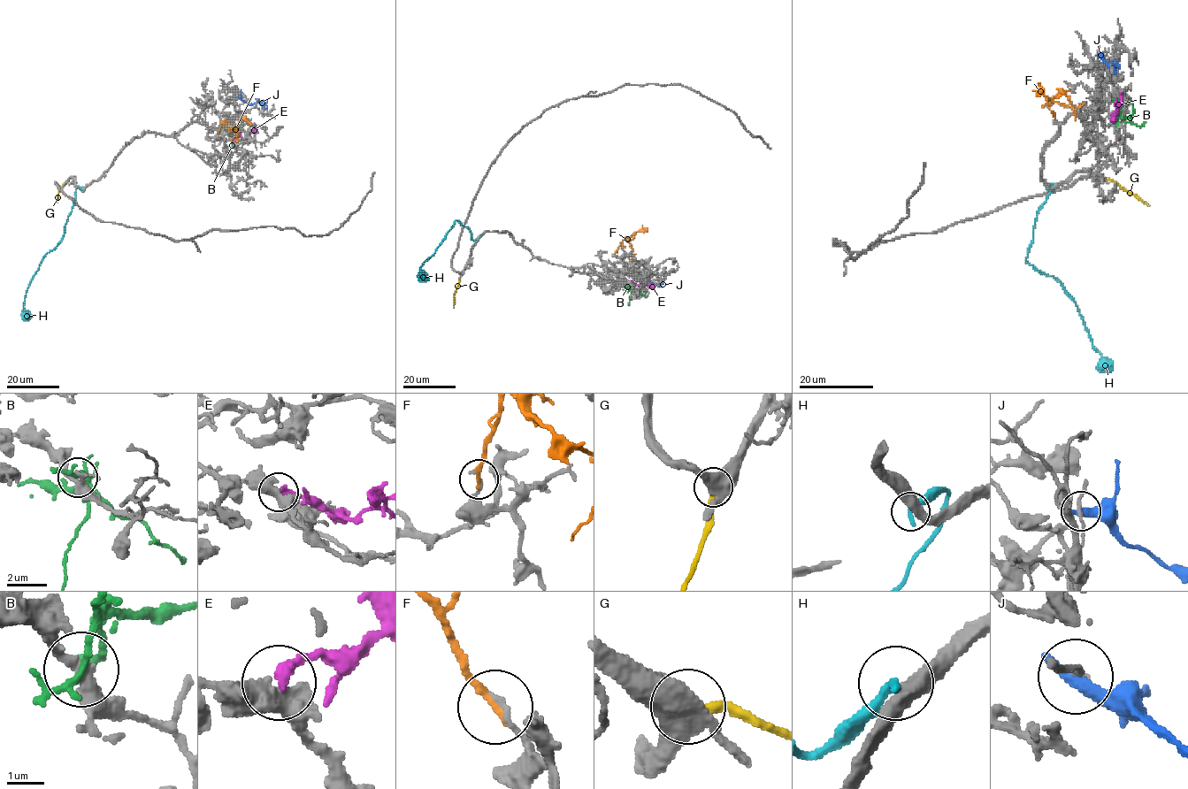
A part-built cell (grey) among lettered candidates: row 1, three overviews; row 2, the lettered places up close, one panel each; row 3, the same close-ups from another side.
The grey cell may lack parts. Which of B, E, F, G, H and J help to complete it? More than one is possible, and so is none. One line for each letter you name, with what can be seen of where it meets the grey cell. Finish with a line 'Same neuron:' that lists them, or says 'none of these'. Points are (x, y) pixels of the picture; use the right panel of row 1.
E: contact (1112, 116)
Same neuron: E

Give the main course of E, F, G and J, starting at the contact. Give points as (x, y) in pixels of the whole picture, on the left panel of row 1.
E: (231, 139), (238, 135), (245, 138), (254, 132), (256, 128), (254, 122)
F: (218, 133), (222, 122), (233, 128), (240, 119), (246, 118), (249, 122), (246, 120)
G: (64, 183), (57, 194), (57, 202)
J: (236, 95), (248, 103), (265, 103), (267, 100)

